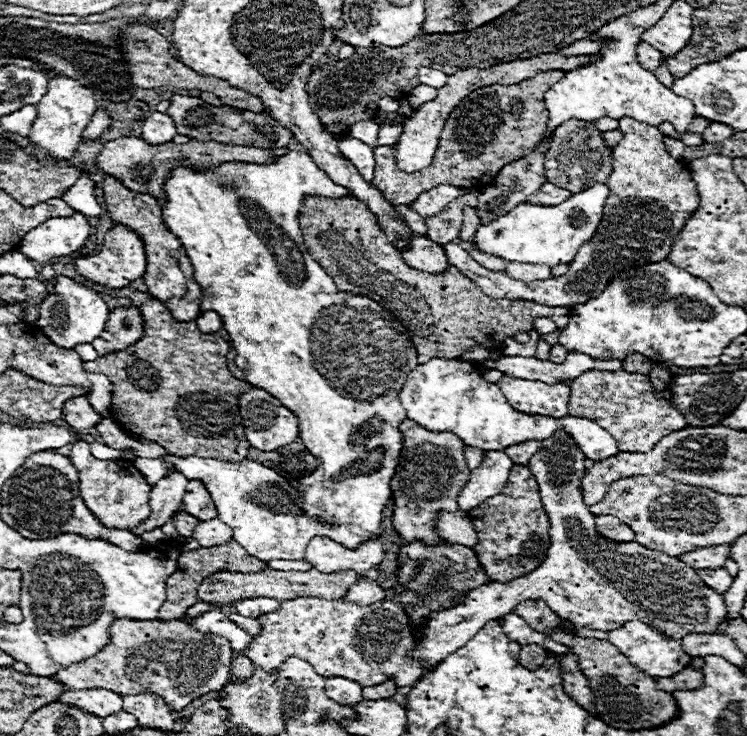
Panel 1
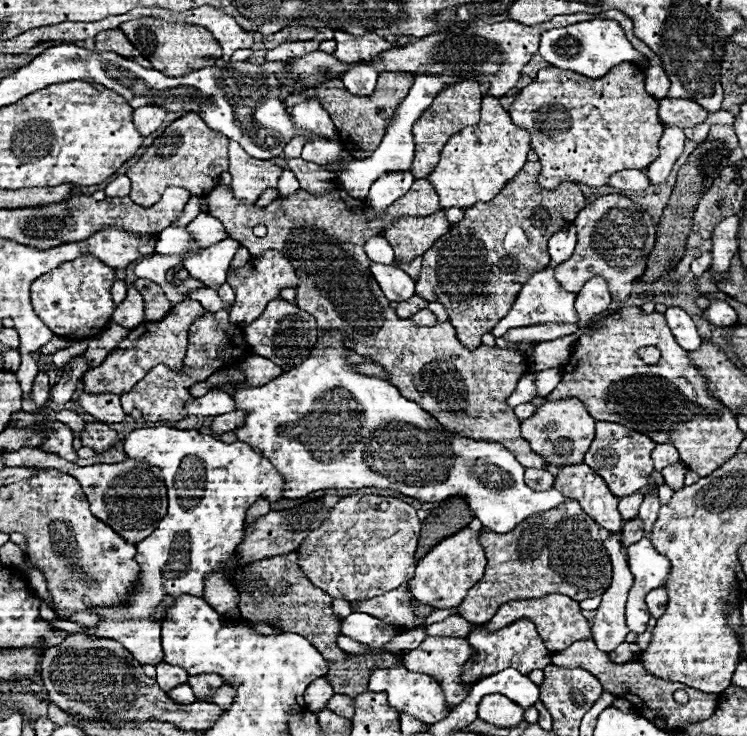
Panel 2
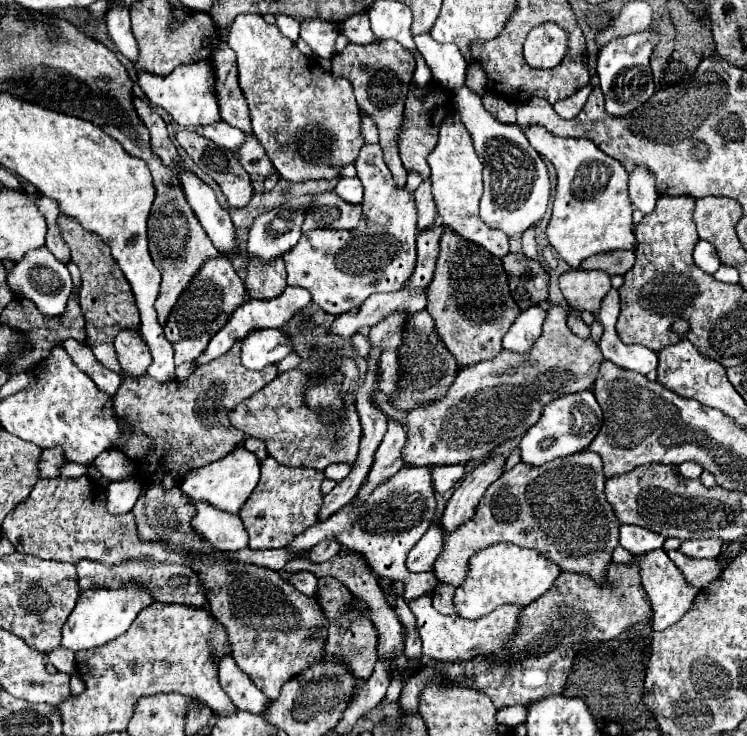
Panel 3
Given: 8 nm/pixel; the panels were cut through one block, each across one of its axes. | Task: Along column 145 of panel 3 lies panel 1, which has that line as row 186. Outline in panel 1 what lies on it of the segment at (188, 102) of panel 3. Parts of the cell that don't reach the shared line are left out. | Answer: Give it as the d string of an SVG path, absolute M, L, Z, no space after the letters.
M80 178L60 198L64 202L68 202L68 206L72 206L76 212L80 212L84 216L100 216L102 214L102 208L96 202L96 196L94 196L94 182L90 178Z

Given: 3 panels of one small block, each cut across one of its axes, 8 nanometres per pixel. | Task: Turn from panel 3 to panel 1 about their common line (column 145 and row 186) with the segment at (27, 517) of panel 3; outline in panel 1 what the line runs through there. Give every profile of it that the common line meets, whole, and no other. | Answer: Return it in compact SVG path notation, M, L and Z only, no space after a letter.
M546 182L540 190L536 190L534 194L528 196L528 202L532 204L540 204L540 206L552 206L552 204L560 204L566 198L570 198L570 192L564 188L558 188L550 182Z

